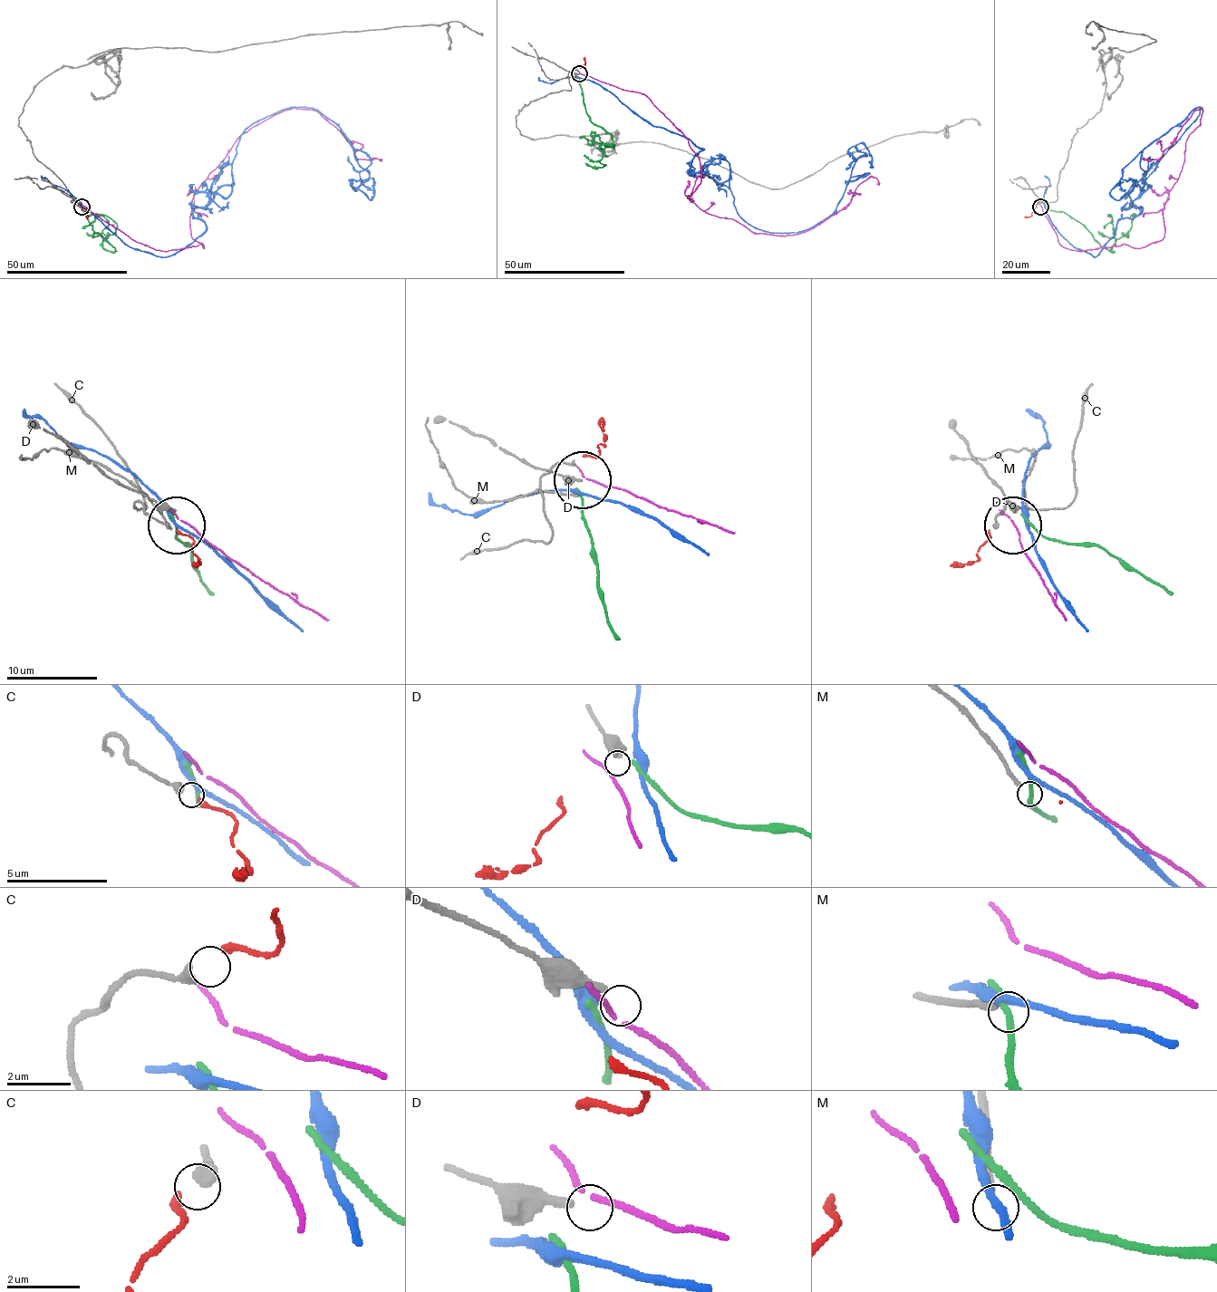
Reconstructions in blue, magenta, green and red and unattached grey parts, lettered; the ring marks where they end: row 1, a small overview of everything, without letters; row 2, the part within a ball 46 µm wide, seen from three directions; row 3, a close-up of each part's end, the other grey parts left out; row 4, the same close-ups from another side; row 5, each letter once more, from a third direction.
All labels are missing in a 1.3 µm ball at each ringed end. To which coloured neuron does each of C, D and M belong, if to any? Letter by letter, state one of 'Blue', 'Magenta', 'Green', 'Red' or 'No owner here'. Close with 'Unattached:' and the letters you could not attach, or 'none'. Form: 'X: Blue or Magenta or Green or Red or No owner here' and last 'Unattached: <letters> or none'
C: Red
D: No owner here
M: No owner here
Unattached: D, M

